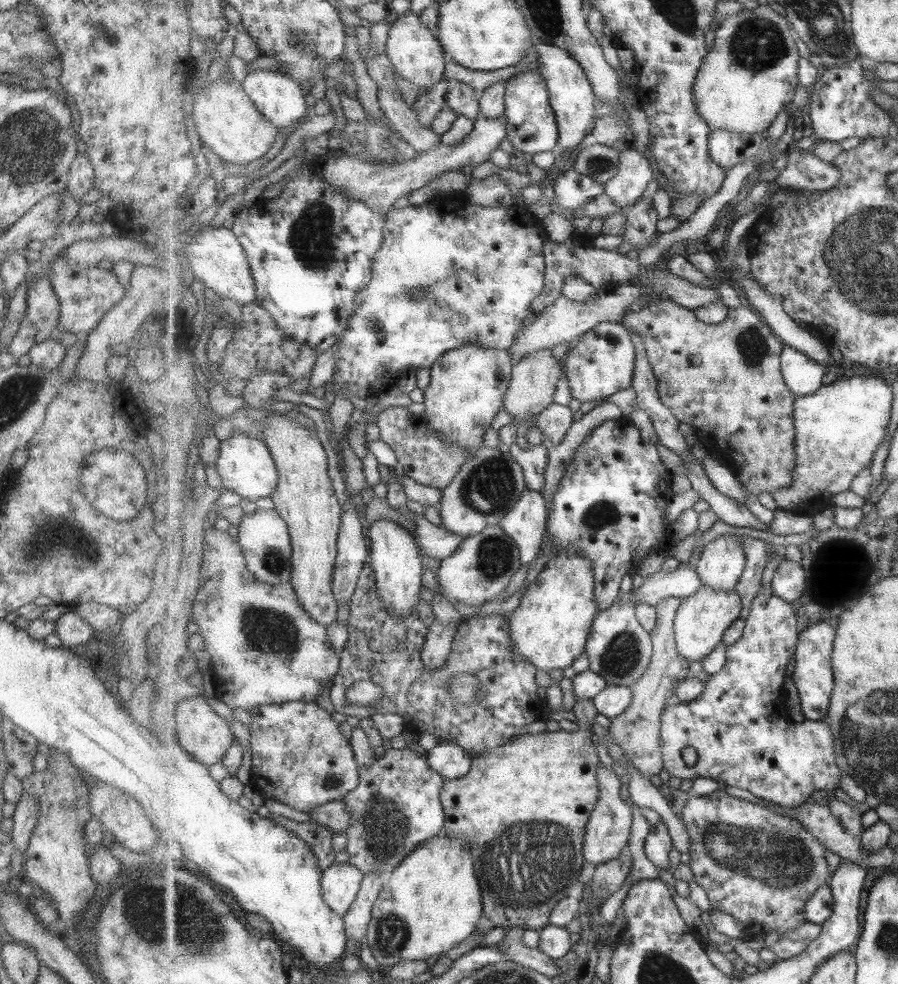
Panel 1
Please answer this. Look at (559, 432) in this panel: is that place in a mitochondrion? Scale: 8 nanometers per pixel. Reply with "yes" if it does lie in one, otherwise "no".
no

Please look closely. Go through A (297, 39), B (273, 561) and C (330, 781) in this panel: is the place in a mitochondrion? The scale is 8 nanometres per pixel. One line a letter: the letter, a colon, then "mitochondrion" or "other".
A: mitochondrion
B: mitochondrion
C: mitochondrion

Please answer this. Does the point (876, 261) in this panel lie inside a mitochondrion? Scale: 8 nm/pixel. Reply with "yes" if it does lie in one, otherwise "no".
yes

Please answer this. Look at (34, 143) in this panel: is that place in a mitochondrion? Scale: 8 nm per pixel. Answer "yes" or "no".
yes

